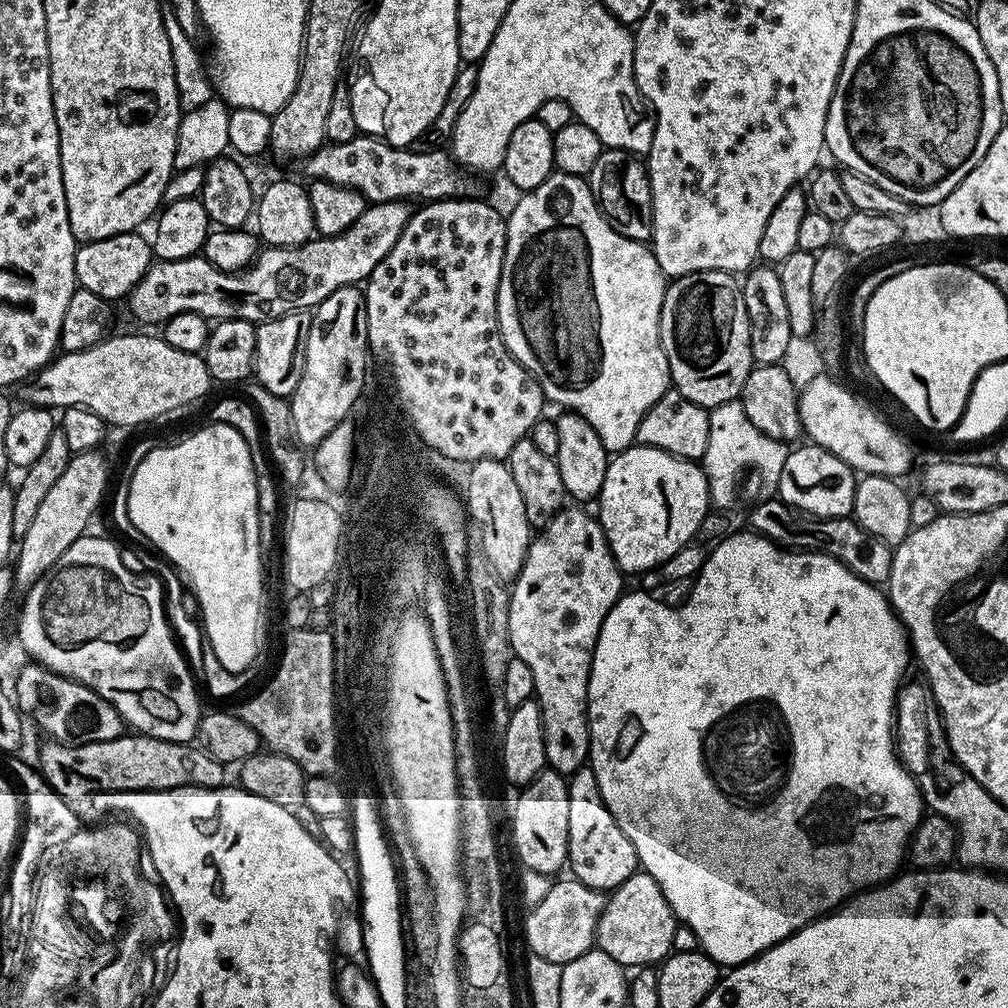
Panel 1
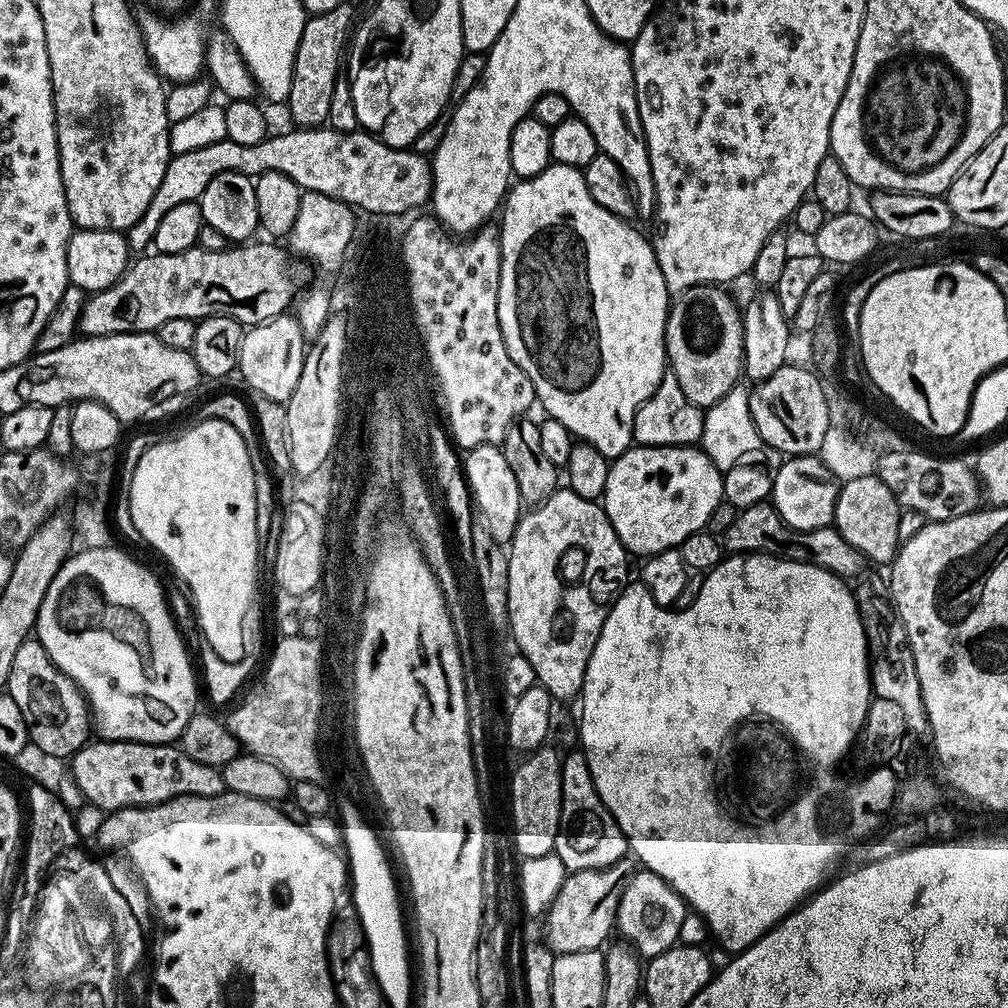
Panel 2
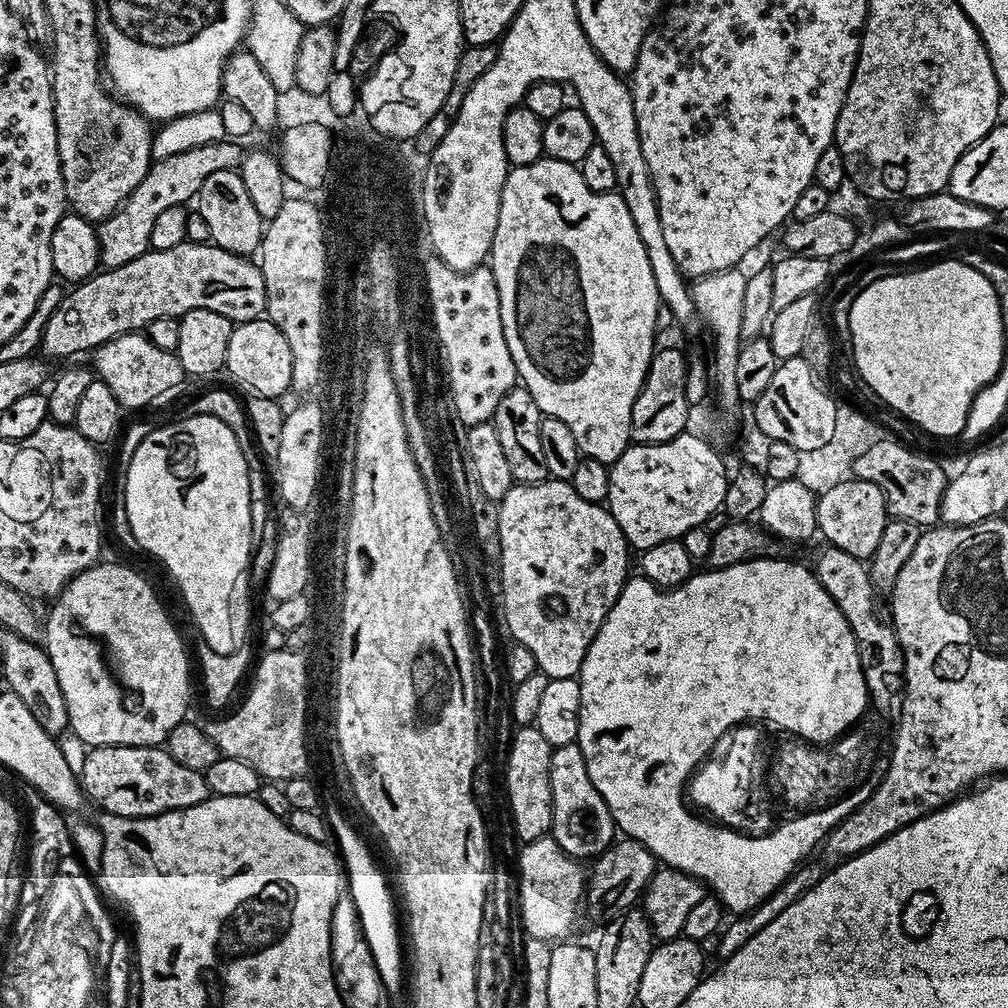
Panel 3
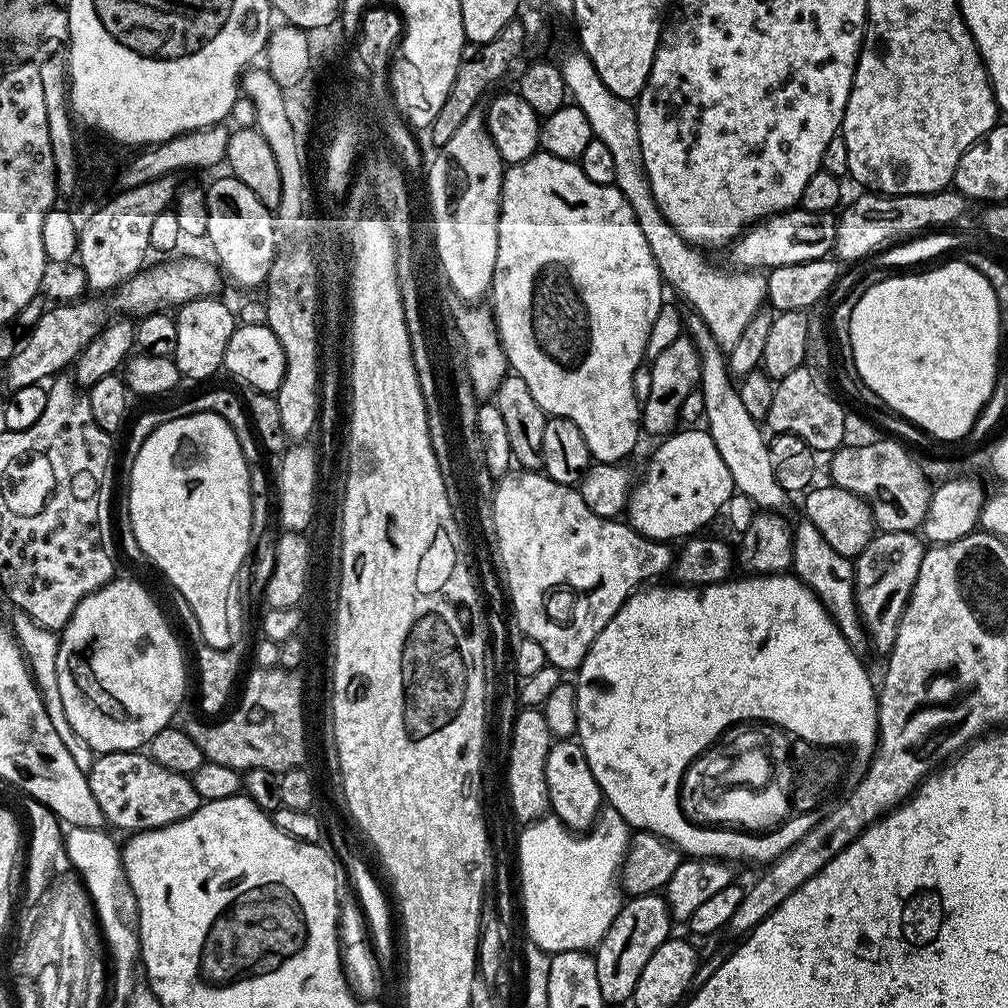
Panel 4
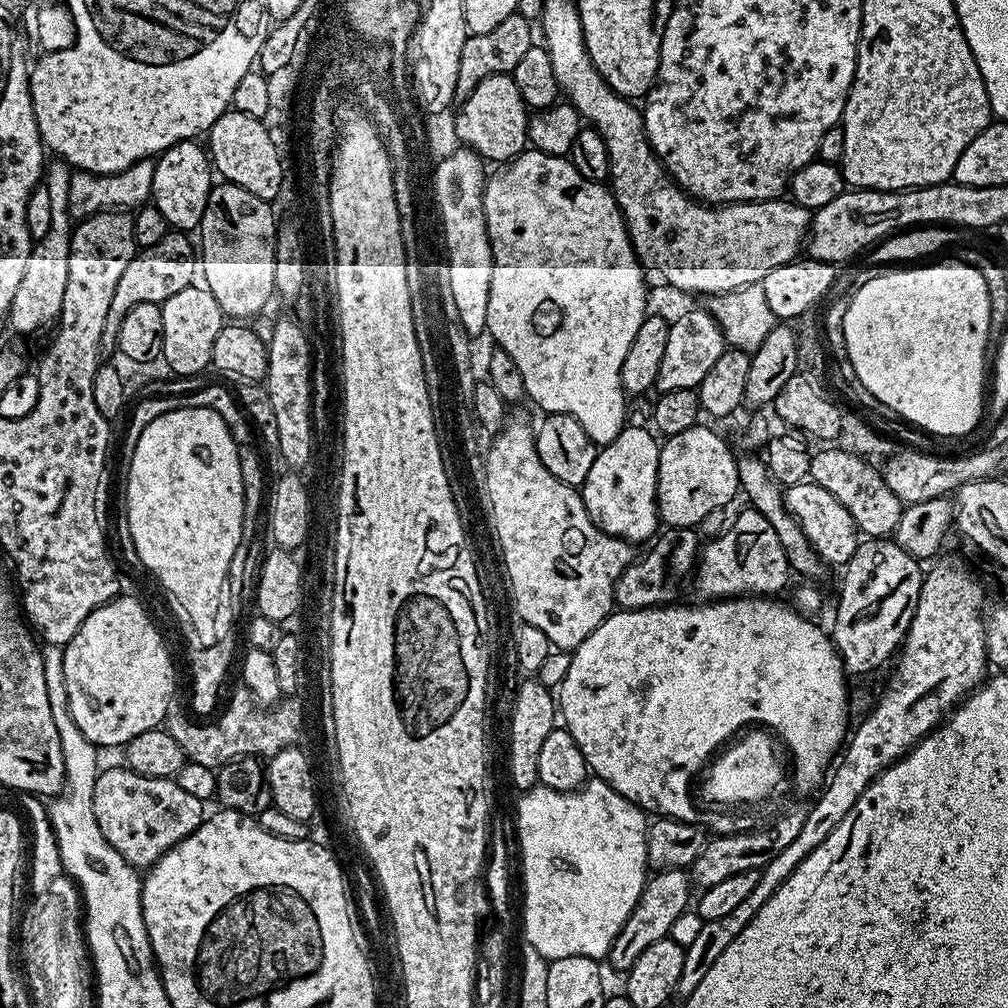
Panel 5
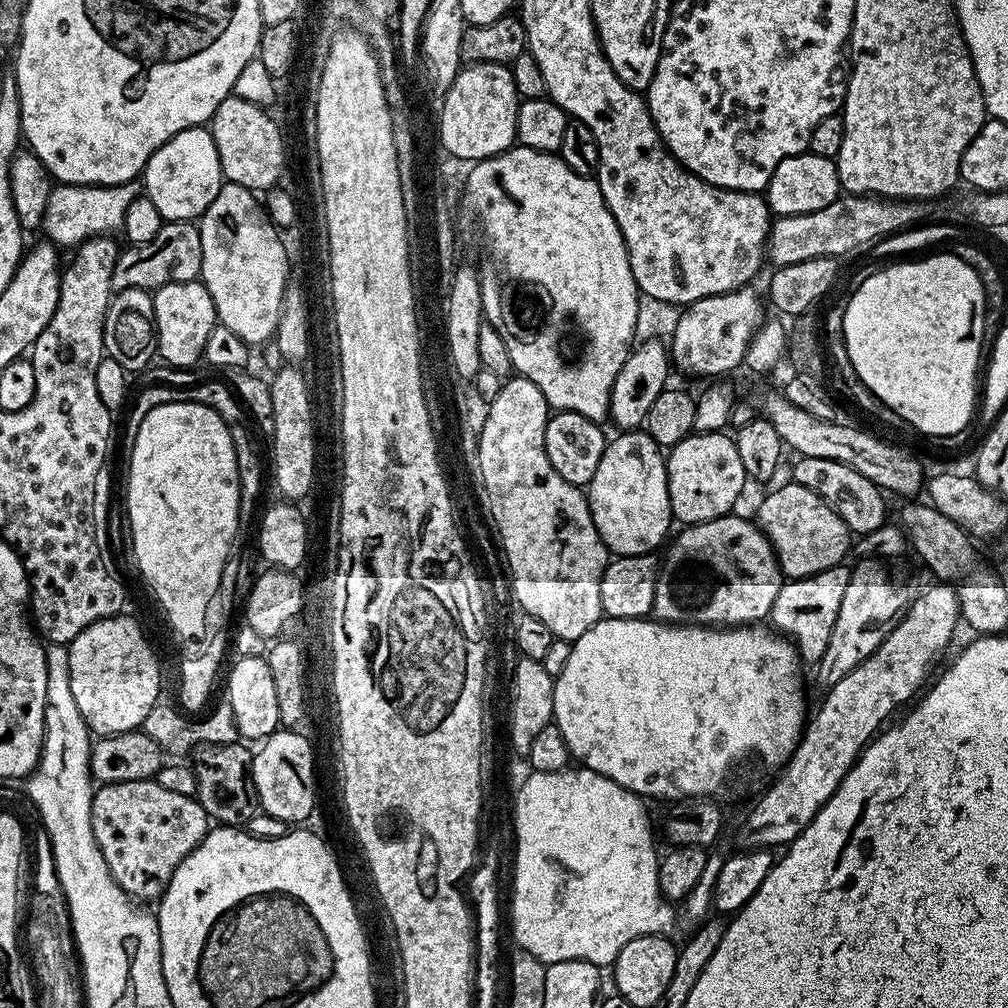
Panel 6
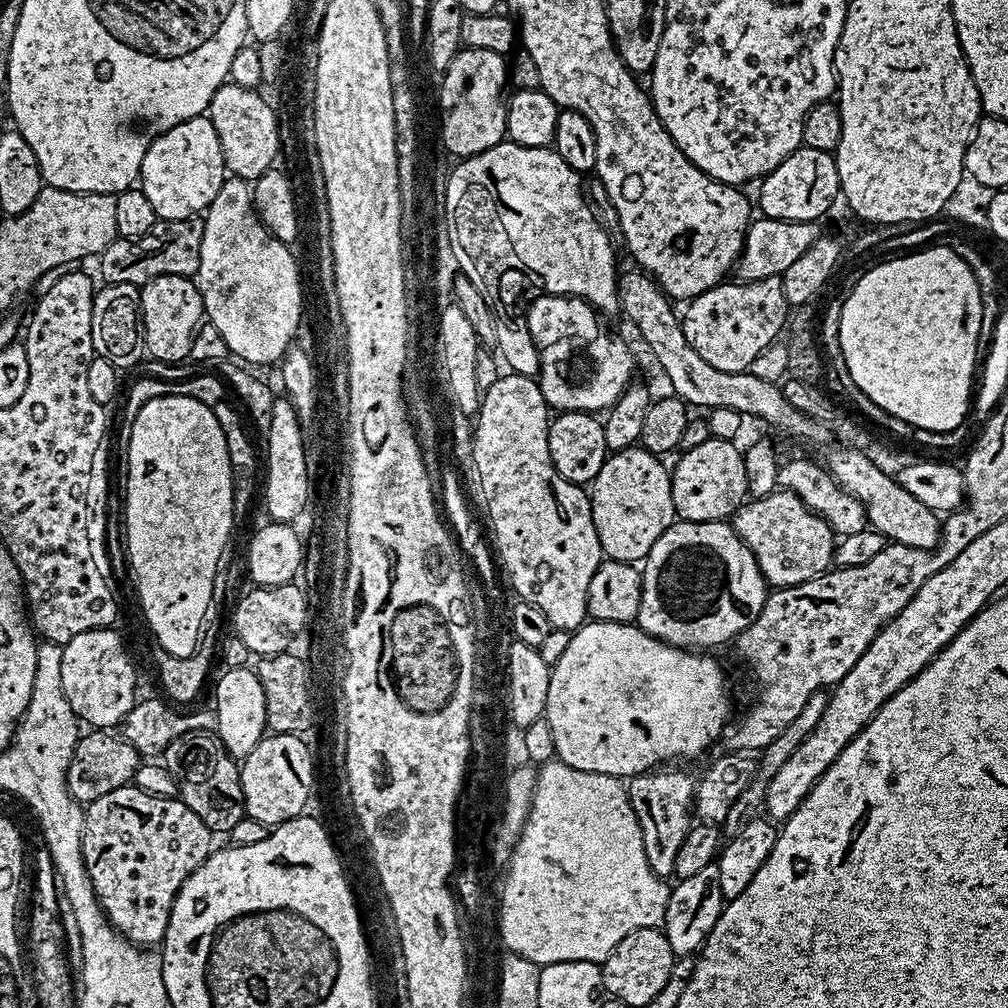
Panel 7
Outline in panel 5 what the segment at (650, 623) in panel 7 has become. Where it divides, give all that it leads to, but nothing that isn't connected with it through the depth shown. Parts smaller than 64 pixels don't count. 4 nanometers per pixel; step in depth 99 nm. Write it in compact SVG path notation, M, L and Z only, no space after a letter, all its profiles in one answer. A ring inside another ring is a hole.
M745 507L745 512L736 516L736 521L721 536L703 545L694 573L696 588L701 597L709 601L735 598L738 596L775 597L788 584L790 569L786 550L778 542L778 533L762 513L755 508Z

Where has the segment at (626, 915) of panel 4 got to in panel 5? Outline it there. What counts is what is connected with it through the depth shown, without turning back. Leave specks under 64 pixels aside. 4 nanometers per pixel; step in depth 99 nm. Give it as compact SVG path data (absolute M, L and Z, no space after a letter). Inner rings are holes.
M685 869L653 871L644 882L644 889L634 910L630 910L630 918L626 918L618 938L614 938L606 957L607 963L612 963L620 971L620 974L627 974L634 966L634 962L638 962L642 950L654 946L654 942L669 939L671 932L668 931L679 922L680 915L687 908L689 911L690 901L693 899L692 888L694 889L693 881Z

